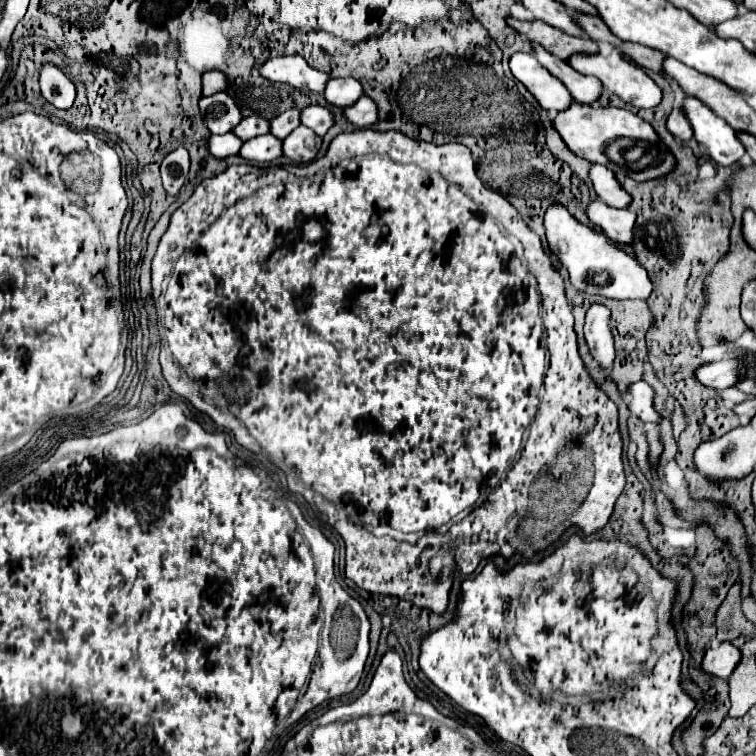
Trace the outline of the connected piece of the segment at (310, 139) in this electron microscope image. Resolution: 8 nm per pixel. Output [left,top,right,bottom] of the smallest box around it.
[283,125,321,165]

